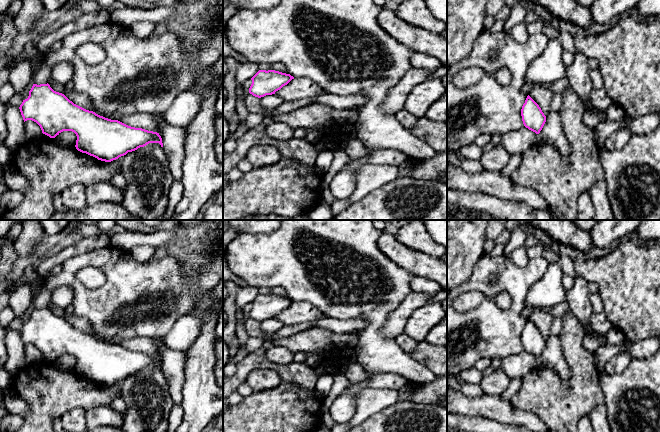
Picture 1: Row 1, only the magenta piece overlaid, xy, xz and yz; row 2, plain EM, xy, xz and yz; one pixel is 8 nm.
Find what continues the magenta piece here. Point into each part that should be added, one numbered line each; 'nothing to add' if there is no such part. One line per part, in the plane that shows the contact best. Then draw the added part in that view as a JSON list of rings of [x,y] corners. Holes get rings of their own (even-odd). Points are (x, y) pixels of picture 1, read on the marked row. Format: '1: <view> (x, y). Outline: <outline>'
nothing to add

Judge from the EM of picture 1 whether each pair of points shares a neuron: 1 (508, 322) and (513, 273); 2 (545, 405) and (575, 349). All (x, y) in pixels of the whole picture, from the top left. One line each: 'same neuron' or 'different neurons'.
1: same neuron
2: same neuron

